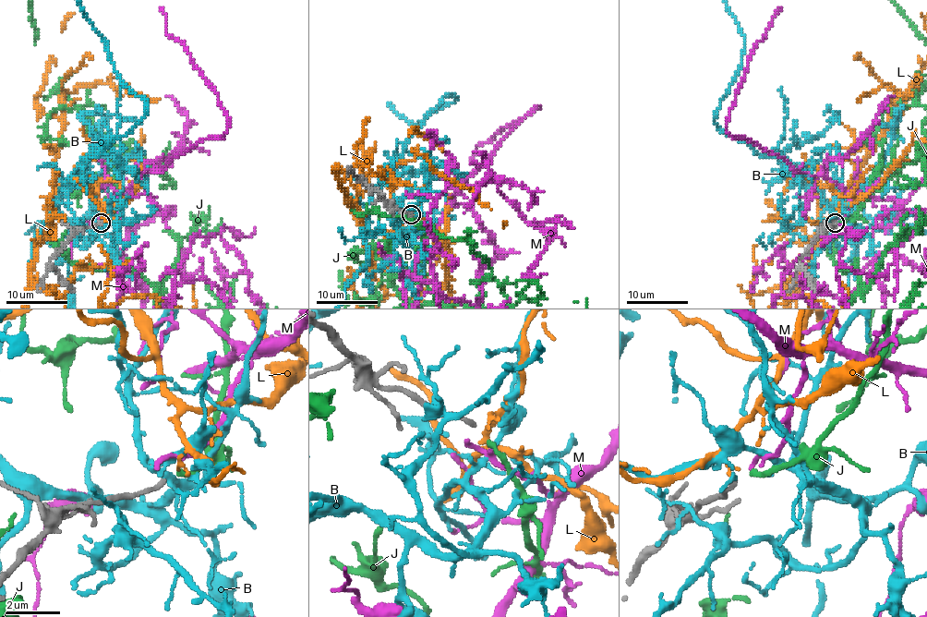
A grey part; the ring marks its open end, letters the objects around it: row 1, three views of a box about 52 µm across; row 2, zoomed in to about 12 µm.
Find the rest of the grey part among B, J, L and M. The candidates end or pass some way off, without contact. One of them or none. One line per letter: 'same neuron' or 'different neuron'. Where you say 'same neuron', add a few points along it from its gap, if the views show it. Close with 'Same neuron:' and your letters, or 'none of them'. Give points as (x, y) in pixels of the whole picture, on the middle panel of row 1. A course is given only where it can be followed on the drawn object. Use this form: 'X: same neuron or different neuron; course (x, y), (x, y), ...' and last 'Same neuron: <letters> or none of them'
B: different neuron
J: same neuron
L: different neuron
M: different neuron
Same neuron: J

